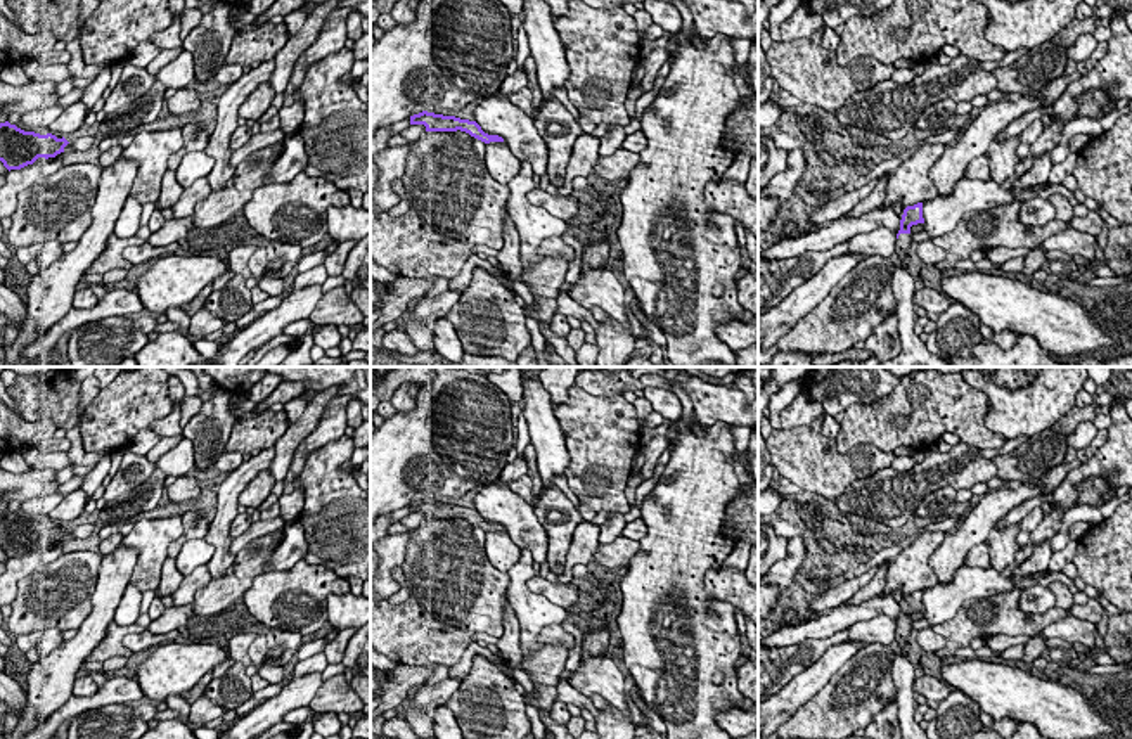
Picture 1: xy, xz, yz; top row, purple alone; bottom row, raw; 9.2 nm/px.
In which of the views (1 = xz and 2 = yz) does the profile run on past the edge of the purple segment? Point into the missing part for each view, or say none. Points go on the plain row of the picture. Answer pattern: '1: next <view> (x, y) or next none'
1: next none
2: next yz (904, 629)

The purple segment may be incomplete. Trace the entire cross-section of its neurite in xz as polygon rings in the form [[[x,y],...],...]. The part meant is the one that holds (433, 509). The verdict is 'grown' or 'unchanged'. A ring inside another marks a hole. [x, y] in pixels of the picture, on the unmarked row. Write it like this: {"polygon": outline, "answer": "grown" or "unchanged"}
{"polygon": [[[428,498],[410,504],[410,512],[424,512],[426,519],[457,519],[457,517],[460,517],[485,531],[504,530],[504,526],[498,523],[485,521],[476,509],[460,507],[455,504],[434,502],[434,500],[428,500]]], "answer": "unchanged"}

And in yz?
{"polygon": [[[917,590],[914,594],[907,594],[904,597],[902,607],[900,607],[900,618],[897,621],[897,637],[898,640],[907,640],[907,637],[912,633],[912,620],[910,614],[924,611],[923,606],[923,590]]], "answer": "grown"}

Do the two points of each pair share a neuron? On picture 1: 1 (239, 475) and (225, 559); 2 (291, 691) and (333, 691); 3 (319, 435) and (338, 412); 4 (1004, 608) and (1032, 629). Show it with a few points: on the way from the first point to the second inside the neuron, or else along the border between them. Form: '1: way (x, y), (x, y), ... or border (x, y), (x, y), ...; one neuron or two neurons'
1: way (229, 495), (227, 511), (222, 520), (222, 539); one neuron
2: border (324, 682), (308, 705); two neurons
3: way (324, 430), (334, 417); one neuron
4: way (1011, 615), (1025, 625); one neuron

